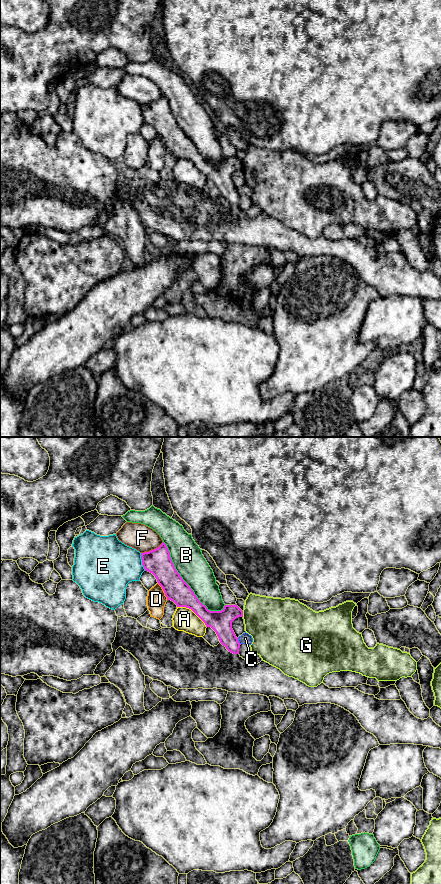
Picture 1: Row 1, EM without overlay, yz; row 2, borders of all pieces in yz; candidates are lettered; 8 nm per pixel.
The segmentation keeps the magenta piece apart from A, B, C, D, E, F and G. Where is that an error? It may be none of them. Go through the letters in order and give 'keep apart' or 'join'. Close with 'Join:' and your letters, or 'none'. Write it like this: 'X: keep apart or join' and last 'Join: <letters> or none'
A: keep apart
B: keep apart
C: keep apart
D: keep apart
E: keep apart
F: keep apart
G: keep apart
Join: none

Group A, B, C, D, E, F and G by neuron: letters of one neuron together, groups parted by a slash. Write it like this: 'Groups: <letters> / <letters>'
Groups: A / B / C / D / E / F / G

